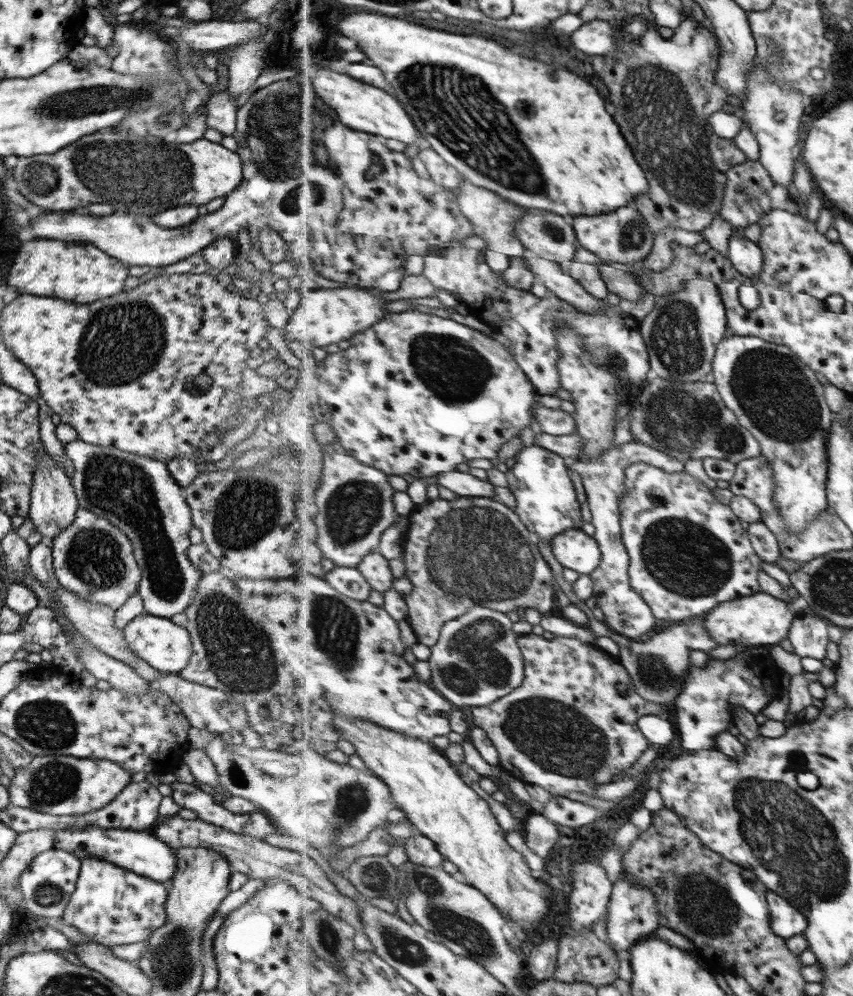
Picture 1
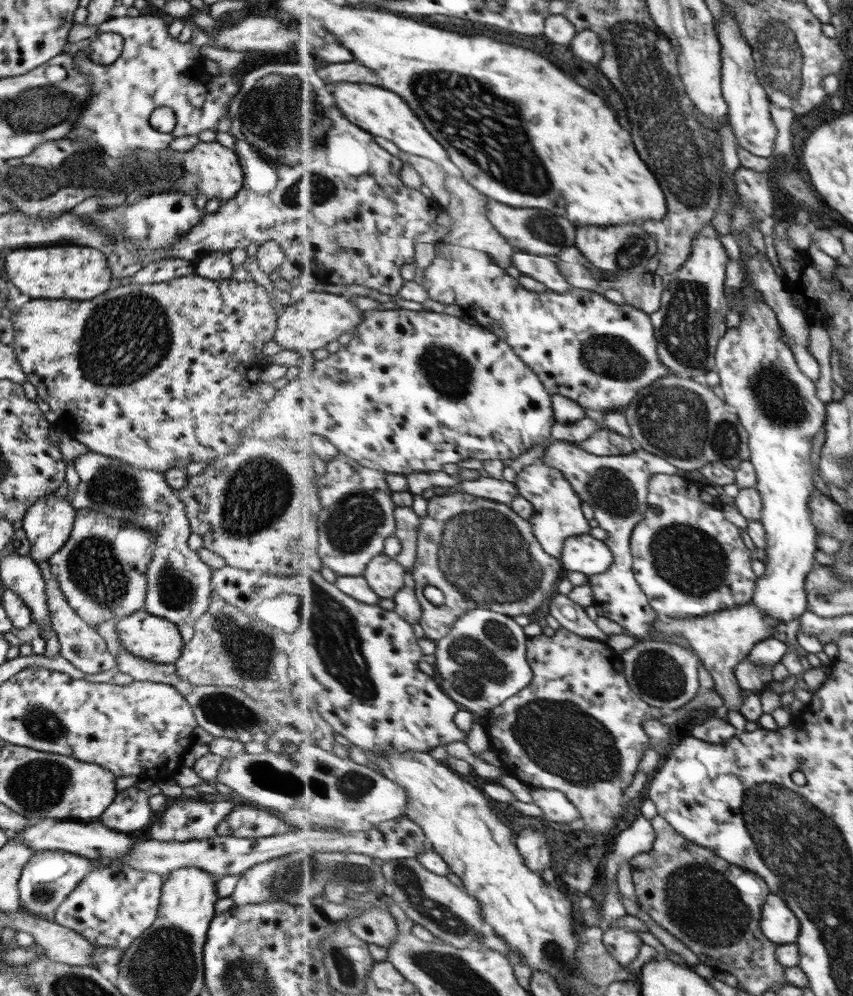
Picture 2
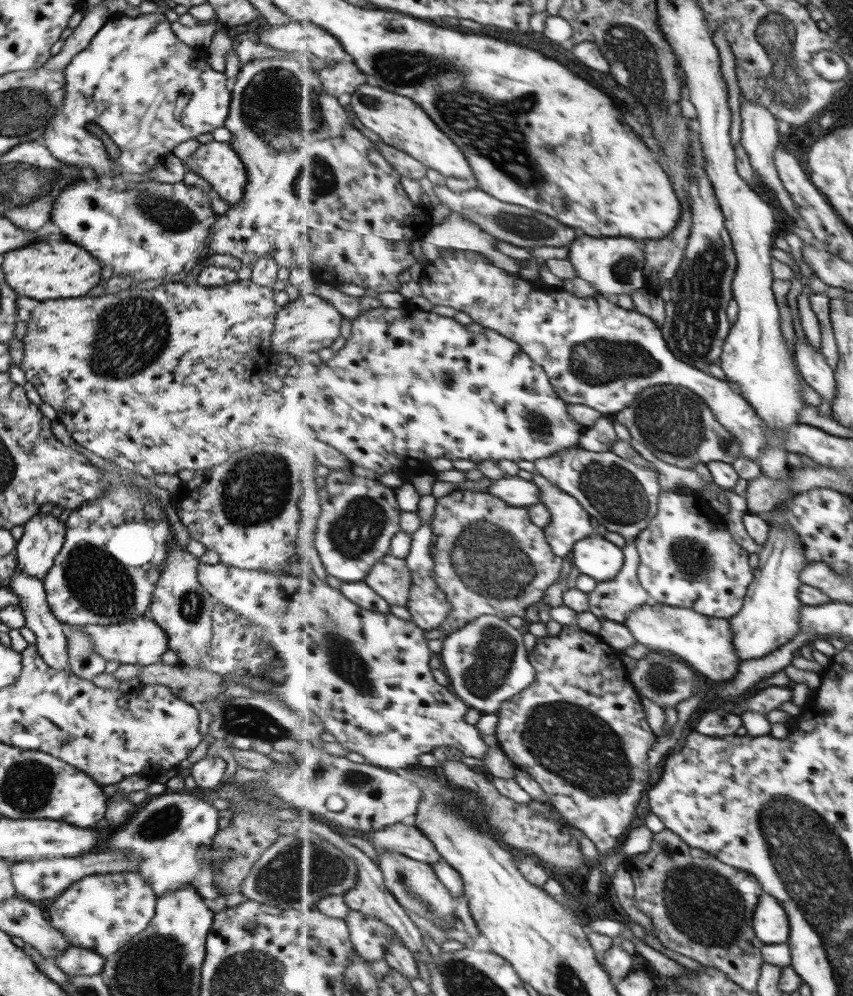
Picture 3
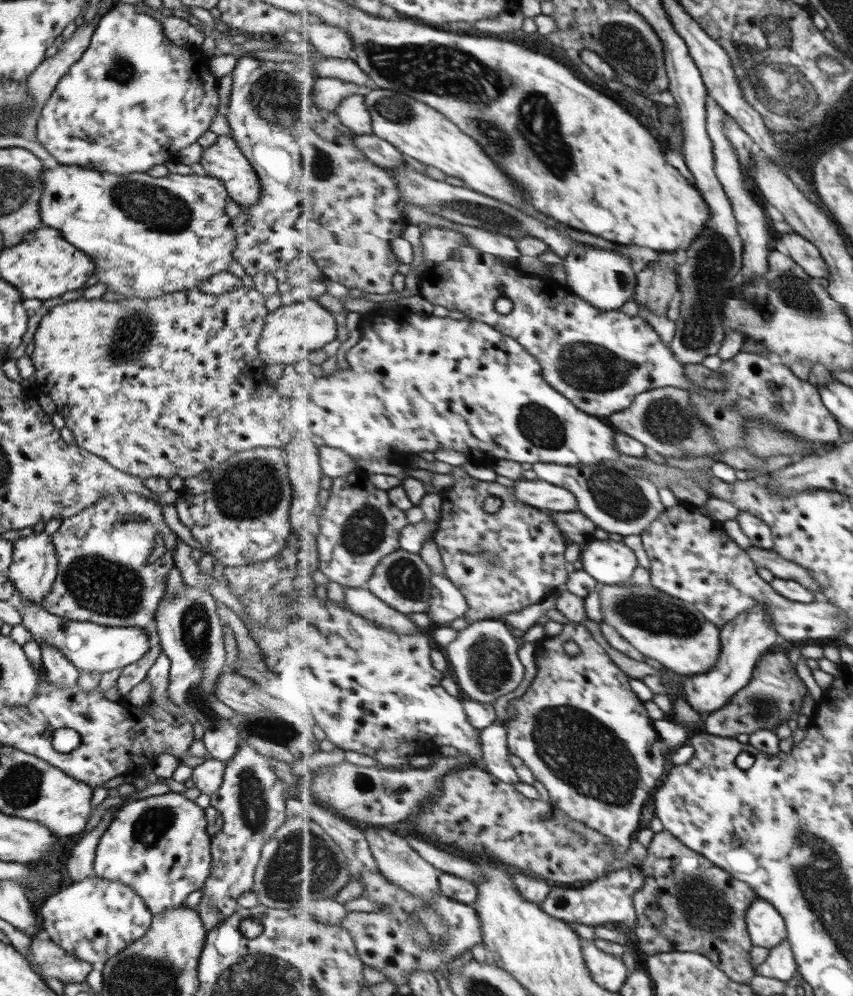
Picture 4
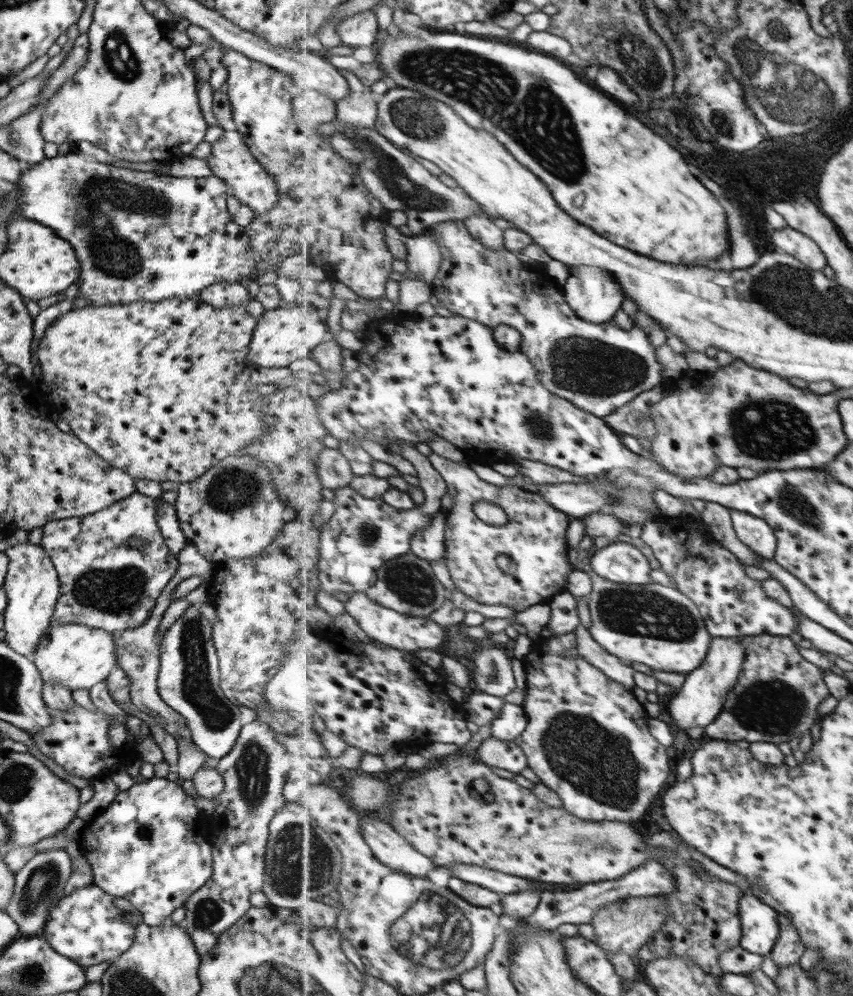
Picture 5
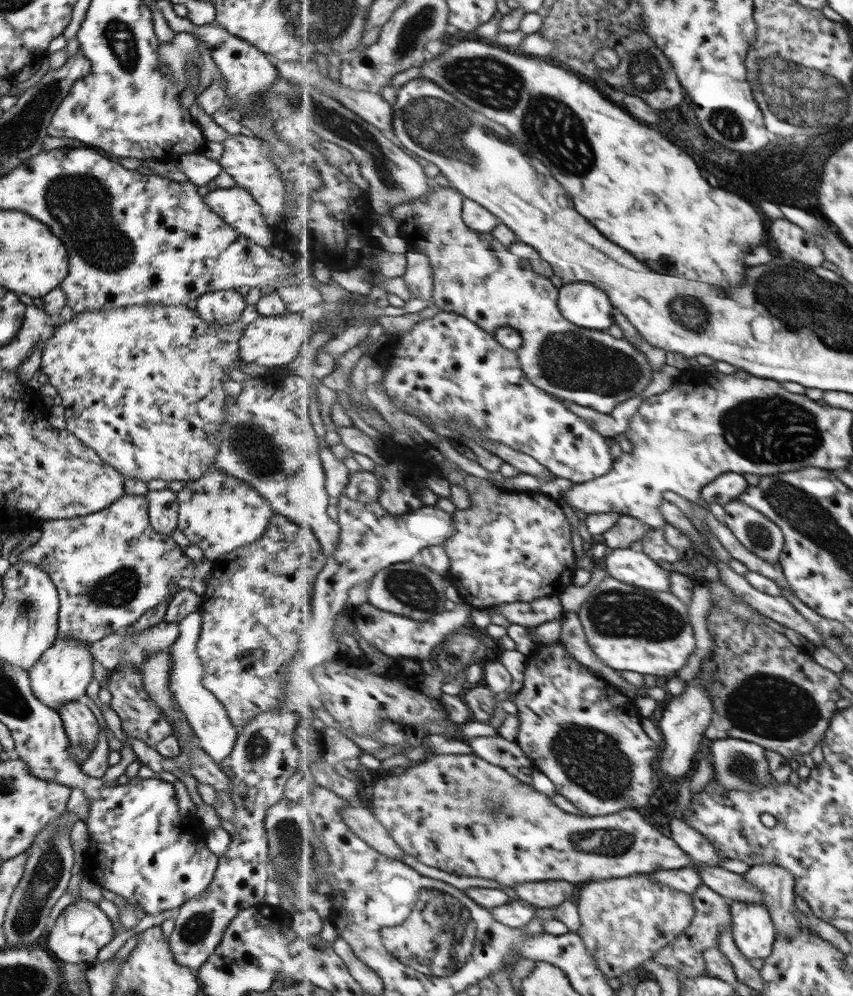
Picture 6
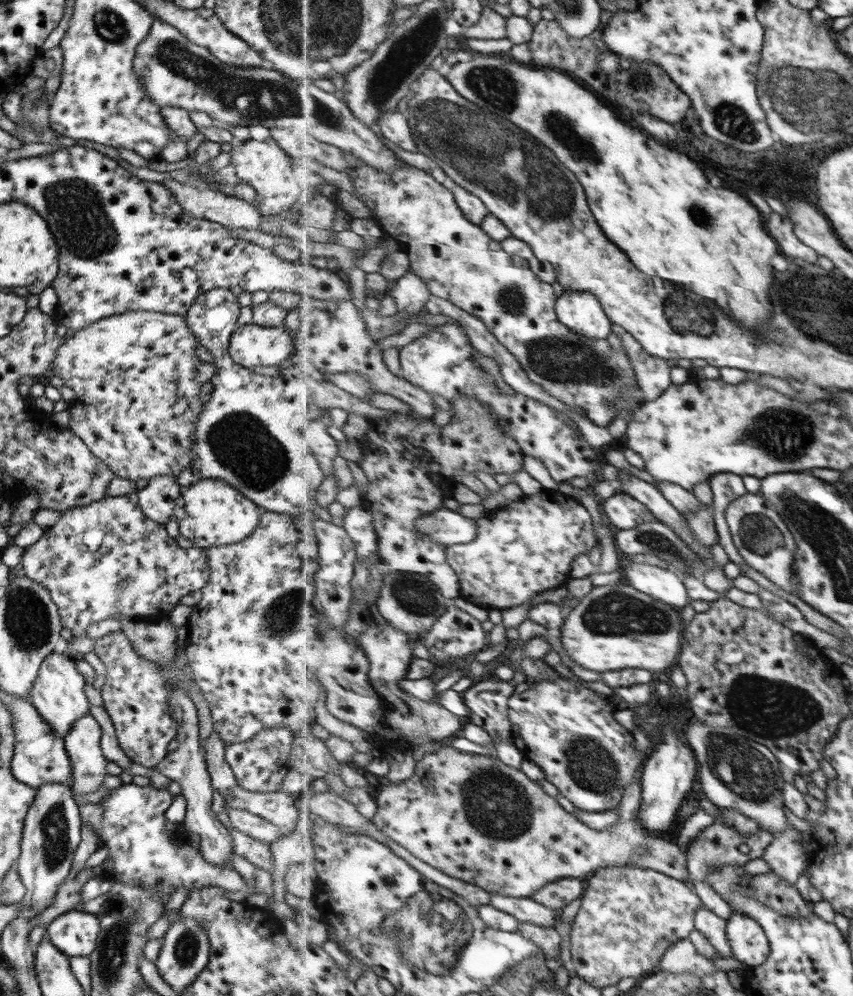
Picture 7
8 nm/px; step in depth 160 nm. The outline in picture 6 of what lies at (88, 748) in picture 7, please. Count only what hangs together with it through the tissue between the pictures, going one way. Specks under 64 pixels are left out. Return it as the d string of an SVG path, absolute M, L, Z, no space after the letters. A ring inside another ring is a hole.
M83 700L59 705L55 712L59 714L69 745L88 746L96 742L99 726Z

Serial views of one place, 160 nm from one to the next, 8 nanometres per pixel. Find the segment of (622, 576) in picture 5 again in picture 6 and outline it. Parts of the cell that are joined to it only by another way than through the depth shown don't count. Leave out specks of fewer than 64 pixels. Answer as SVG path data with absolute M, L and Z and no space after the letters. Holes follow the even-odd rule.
M615 548L599 562L621 582L657 592L669 592L669 571L647 553L632 548Z

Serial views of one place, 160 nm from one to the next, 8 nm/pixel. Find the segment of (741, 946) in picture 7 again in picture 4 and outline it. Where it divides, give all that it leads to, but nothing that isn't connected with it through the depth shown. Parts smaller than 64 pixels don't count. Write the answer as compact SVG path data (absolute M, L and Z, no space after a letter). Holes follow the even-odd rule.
M758 898L753 902L747 919L754 946L772 949L788 938L786 920L767 900Z

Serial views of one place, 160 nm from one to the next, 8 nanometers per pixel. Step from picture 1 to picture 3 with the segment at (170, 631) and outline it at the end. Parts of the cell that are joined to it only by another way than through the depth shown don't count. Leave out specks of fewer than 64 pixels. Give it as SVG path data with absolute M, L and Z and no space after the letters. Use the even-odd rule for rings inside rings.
M142 615L125 623L111 624L108 626L87 625L79 626L83 635L87 635L93 643L93 651L106 662L115 661L121 664L135 664L142 668L159 663L161 655L169 650L167 636L159 626L147 616Z

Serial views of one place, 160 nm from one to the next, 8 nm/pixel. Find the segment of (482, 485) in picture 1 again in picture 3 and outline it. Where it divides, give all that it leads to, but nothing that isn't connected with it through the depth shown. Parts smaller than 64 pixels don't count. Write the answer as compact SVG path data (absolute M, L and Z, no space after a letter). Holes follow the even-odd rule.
M506 476L501 480L493 480L493 486L486 491L508 501L514 507L529 507L542 503L542 490L535 481L525 480L519 476Z

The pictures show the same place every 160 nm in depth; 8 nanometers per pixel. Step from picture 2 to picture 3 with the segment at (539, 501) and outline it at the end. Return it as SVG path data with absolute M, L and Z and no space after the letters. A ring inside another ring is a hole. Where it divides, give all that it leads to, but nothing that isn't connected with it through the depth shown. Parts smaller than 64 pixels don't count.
M542 474L533 475L531 481L539 485L542 503L553 515L553 520L544 528L548 541L557 556L571 557L580 540L596 534L596 528L591 524L591 514L574 496L561 490Z

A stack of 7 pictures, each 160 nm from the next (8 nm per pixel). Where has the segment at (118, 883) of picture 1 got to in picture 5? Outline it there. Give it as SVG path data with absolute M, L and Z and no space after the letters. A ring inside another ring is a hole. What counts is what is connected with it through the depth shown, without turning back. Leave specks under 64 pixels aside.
M92 883L63 895L49 908L41 936L57 954L83 968L113 961L129 948L138 925L124 921L125 912L114 906L114 898Z

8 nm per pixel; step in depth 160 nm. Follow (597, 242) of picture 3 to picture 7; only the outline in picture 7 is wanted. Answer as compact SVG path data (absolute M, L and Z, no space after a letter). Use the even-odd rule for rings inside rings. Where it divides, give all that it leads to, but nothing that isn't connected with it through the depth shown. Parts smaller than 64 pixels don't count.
M563 292L556 303L556 313L573 332L597 340L608 339L613 323L597 296L589 292Z

